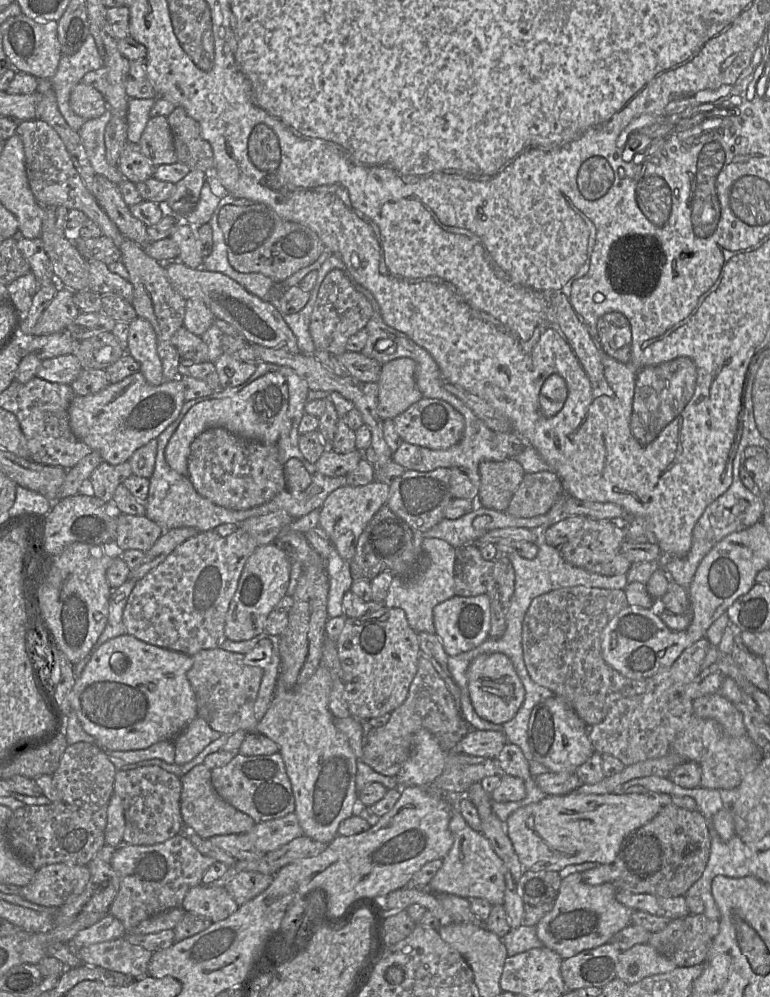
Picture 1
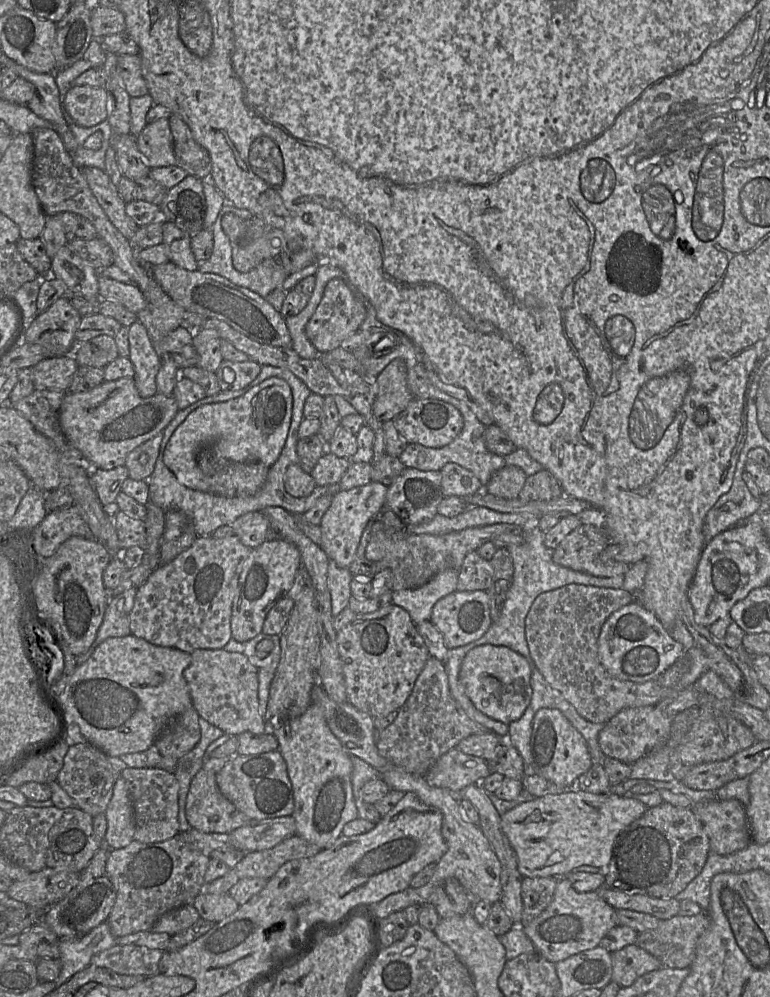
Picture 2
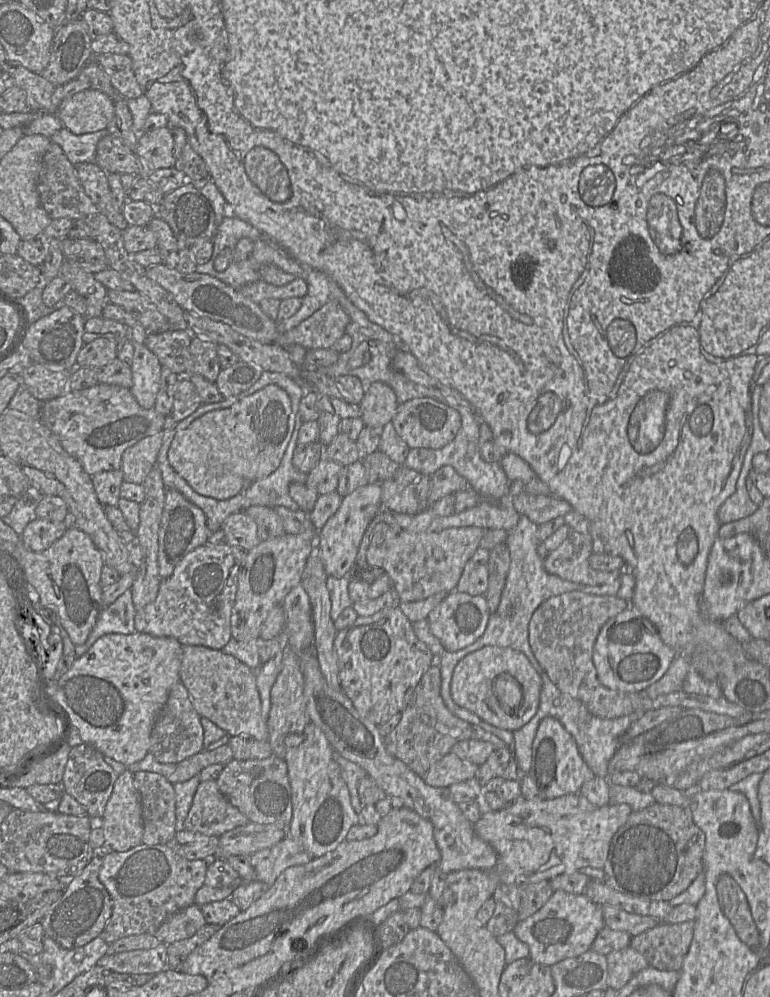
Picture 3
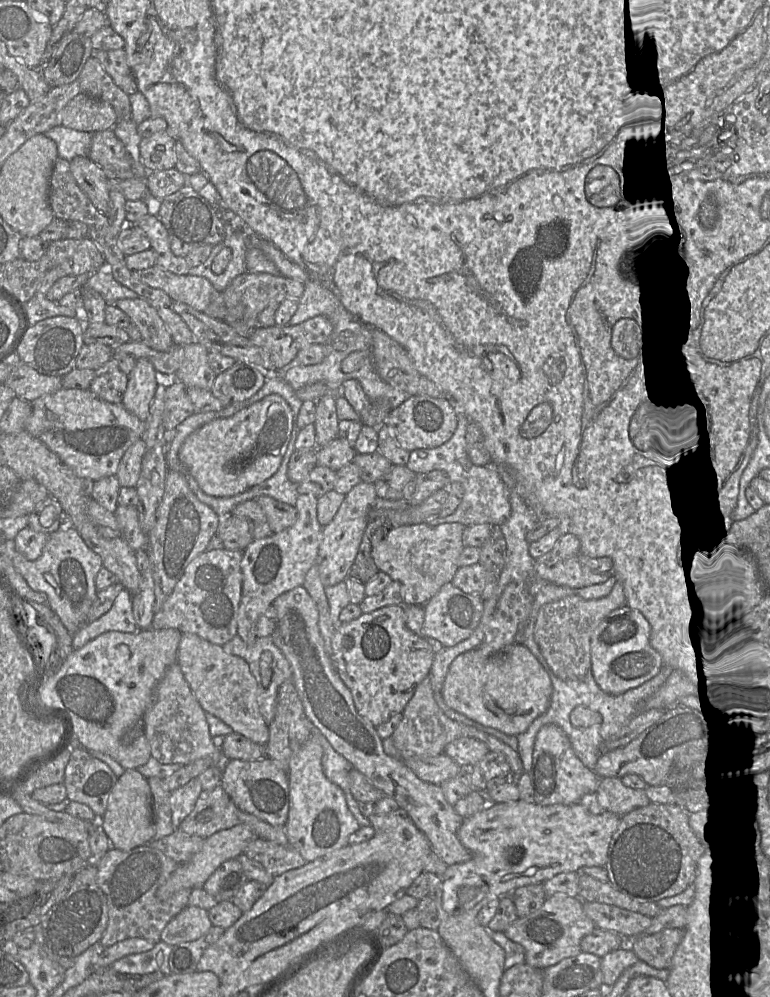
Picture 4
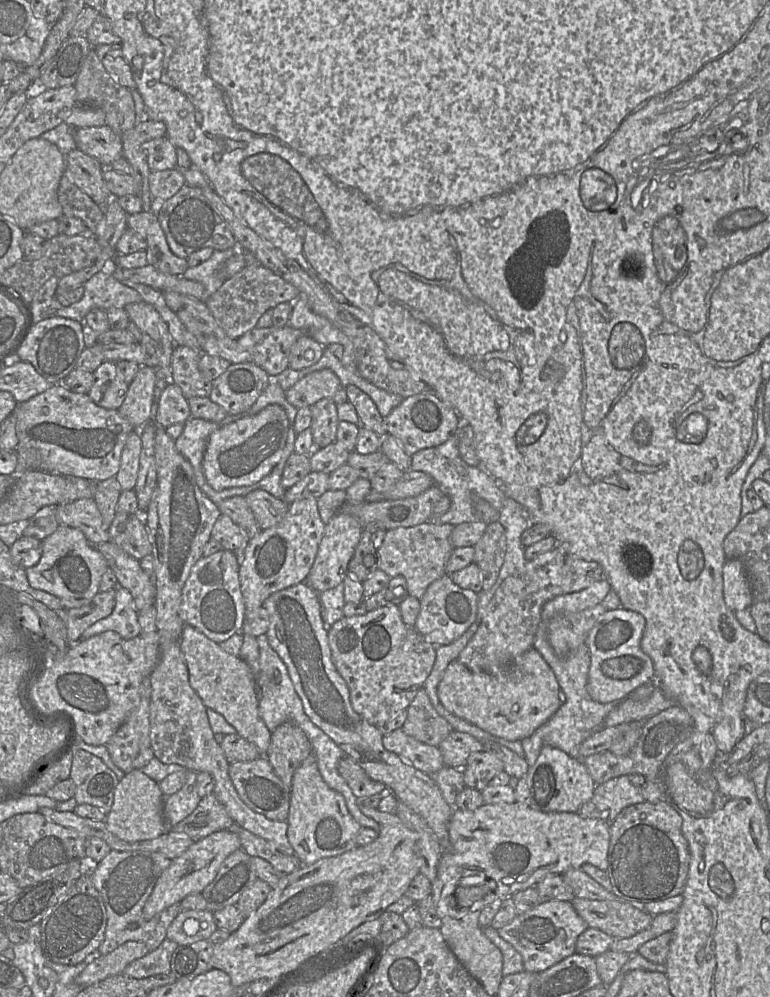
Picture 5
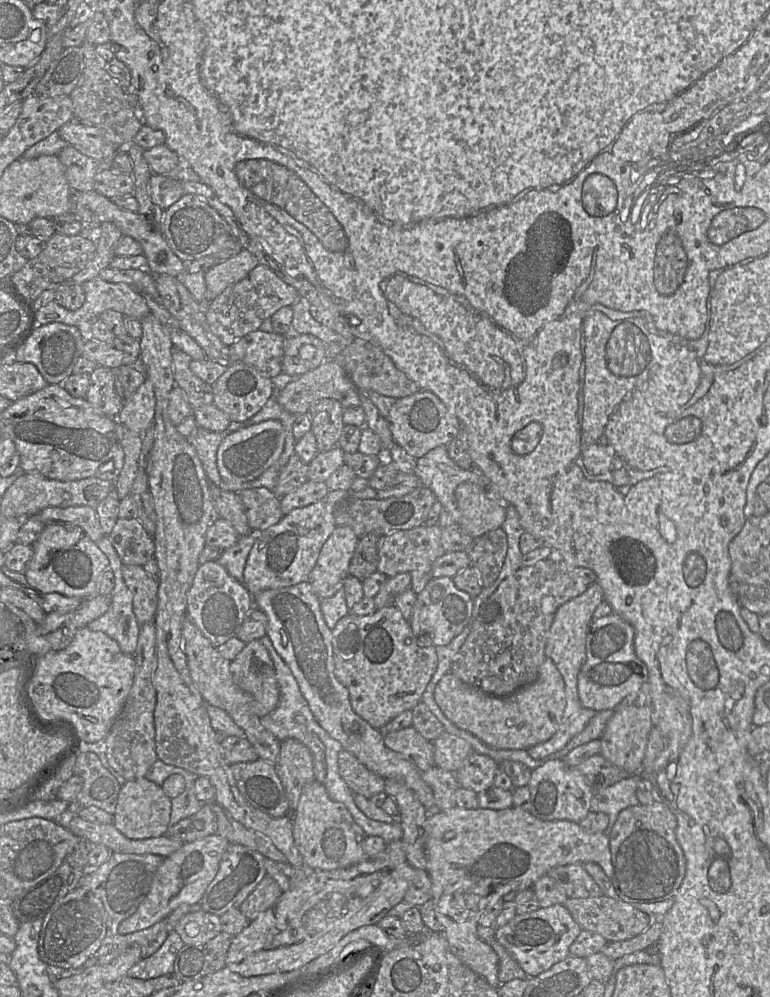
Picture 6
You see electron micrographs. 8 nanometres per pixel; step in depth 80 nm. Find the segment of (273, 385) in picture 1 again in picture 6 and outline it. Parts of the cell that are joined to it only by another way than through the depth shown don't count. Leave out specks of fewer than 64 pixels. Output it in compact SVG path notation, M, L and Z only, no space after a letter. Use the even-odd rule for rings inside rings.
M269 419L240 428L227 435L217 450L217 468L222 478L230 481L253 481L280 457L285 432L280 421Z

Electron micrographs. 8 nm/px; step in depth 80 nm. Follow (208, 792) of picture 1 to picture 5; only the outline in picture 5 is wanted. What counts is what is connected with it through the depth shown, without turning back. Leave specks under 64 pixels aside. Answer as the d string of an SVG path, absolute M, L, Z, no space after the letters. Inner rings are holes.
M214 793L204 796L196 809L172 827L172 831L197 841L214 832L228 830L234 824Z

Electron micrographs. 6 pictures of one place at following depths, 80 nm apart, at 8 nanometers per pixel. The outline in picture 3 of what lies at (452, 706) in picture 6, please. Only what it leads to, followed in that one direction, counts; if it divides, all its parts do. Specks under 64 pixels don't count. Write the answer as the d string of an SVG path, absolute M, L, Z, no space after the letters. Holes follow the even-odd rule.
M484 646L463 657L456 665L450 686L455 704L498 728L516 731L536 714L542 679L528 658L509 647Z

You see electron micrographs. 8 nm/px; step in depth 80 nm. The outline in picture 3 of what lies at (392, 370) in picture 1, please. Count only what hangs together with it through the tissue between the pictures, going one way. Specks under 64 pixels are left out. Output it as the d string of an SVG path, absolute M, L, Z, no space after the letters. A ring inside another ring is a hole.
M376 381L366 390L359 404L360 417L365 426L382 428L392 420L398 405L394 390Z

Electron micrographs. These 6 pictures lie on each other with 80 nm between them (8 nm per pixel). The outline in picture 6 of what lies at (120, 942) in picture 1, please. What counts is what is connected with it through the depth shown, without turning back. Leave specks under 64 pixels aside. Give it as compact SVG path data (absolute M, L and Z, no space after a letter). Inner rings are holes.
M175 931L170 932L162 946L153 955L143 958L133 965L127 975L148 980L174 973L176 954L184 945L178 933Z

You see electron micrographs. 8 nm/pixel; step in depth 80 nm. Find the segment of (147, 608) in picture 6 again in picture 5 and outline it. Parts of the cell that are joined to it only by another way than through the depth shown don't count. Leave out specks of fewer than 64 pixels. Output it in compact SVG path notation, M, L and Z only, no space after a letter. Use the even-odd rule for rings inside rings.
M111 540L94 546L107 561L118 584L130 592L138 612L155 606L154 580L143 571L139 560Z

